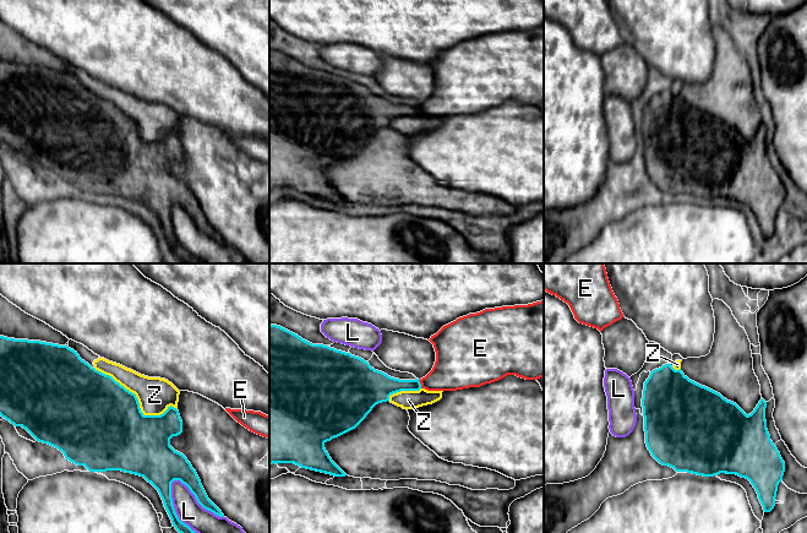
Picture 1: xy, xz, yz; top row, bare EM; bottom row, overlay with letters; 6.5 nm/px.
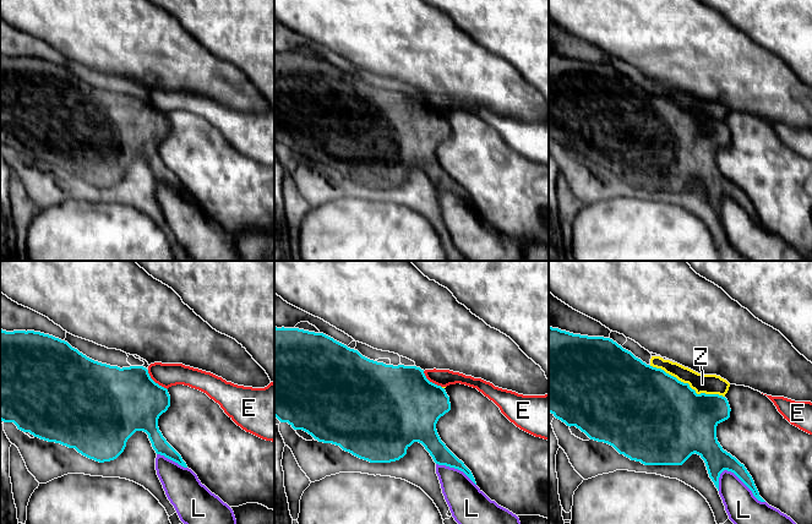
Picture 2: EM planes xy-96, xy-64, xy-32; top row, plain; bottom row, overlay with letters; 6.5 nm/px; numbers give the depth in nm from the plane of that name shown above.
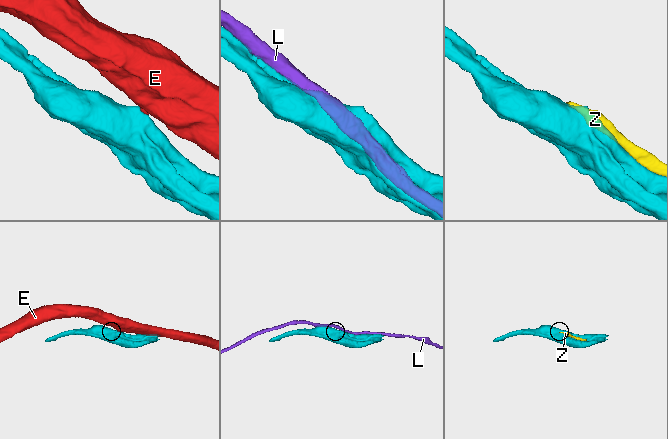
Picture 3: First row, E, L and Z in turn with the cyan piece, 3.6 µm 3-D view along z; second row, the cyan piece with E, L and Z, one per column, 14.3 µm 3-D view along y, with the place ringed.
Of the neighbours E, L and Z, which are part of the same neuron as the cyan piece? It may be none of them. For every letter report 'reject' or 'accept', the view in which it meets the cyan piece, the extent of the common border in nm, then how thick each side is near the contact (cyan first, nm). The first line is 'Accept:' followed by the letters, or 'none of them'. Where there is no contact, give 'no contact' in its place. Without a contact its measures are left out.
Accept: none of them
E: reject | xz | 60 nm | 160/280 nm
L: reject | xy | 420 nm | 180/200 nm
Z: reject | xy | 600 nm | 480/240 nm

